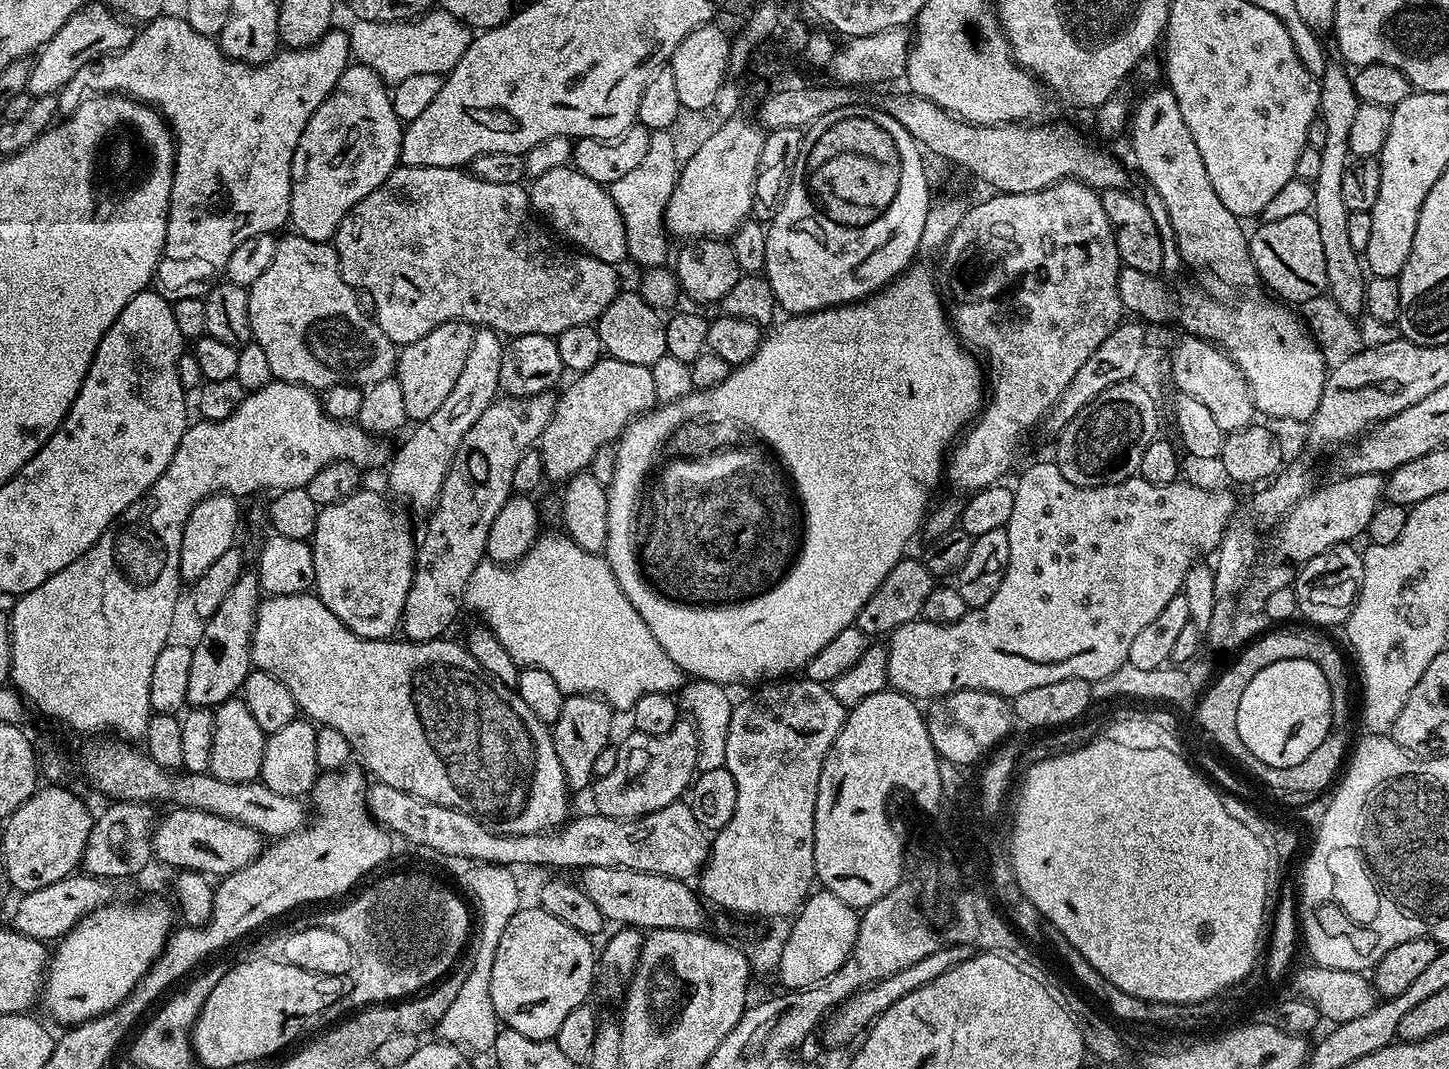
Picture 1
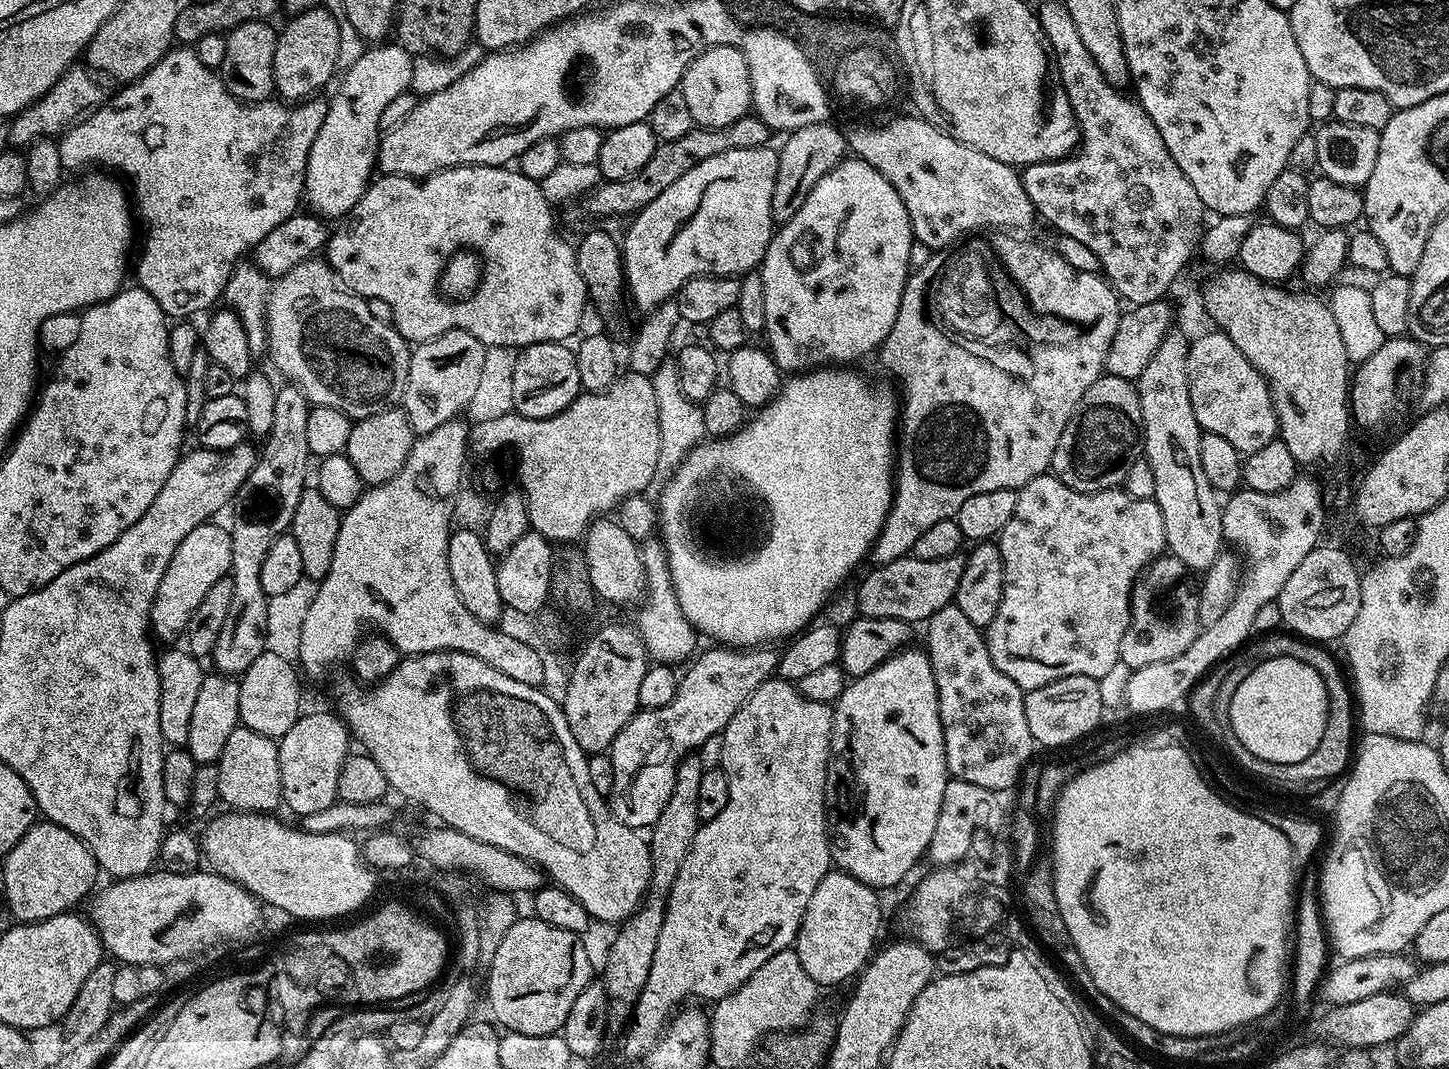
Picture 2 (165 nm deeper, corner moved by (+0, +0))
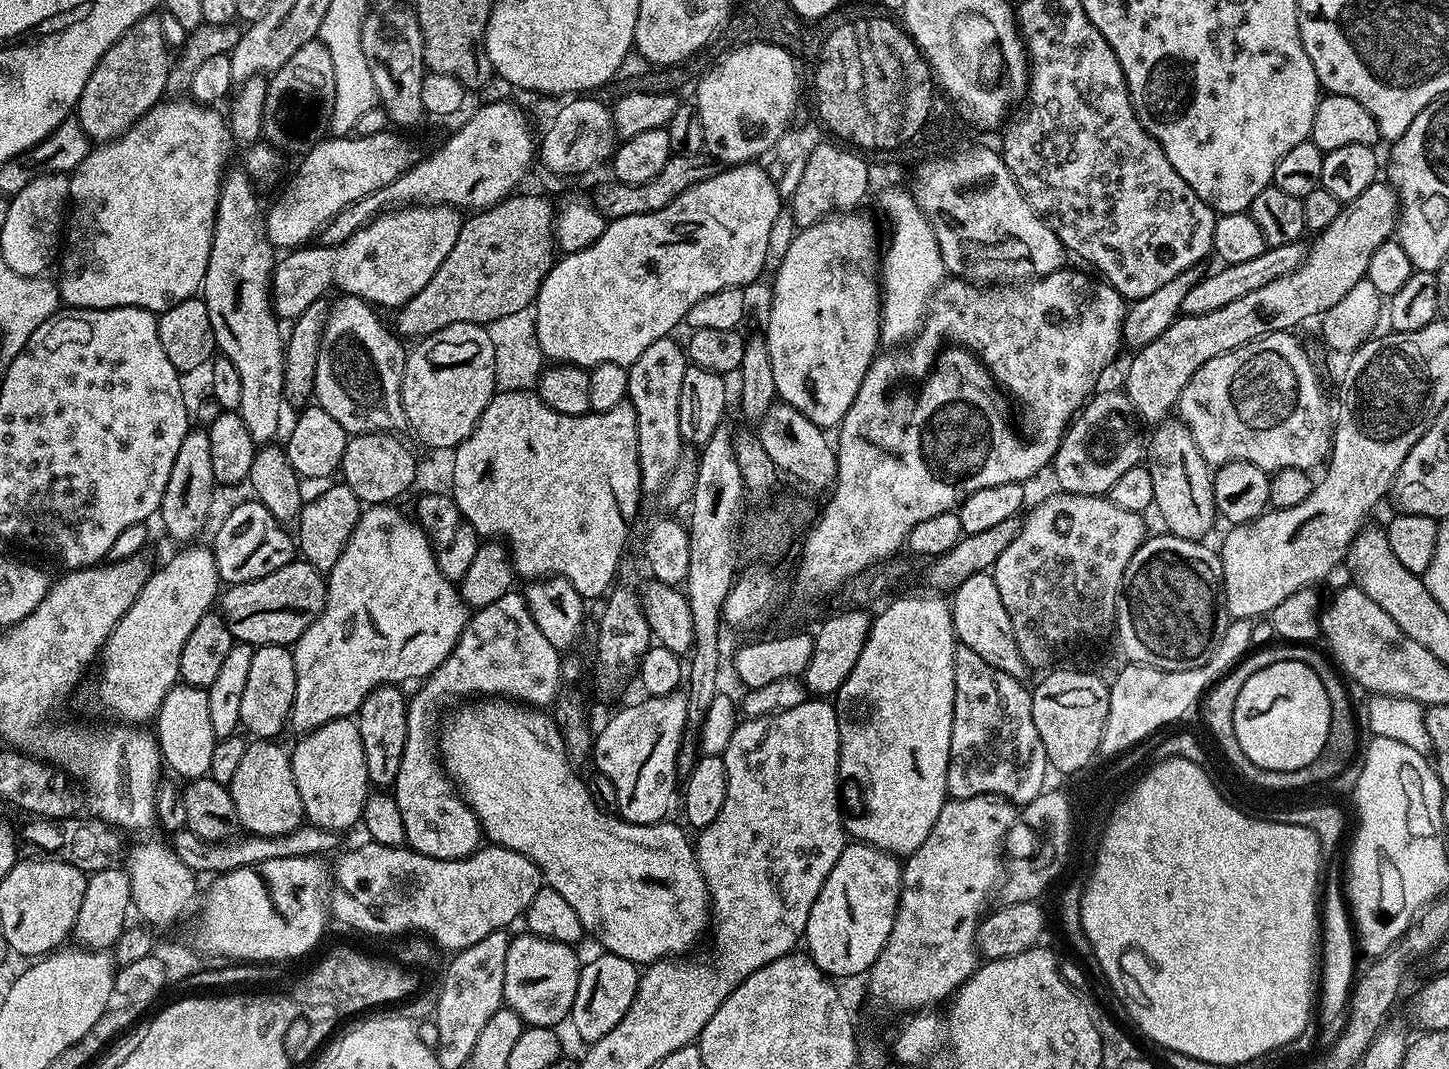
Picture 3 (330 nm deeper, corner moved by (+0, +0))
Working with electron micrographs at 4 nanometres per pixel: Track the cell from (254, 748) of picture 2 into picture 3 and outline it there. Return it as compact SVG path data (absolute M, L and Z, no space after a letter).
M253 739L230 785L239 827L254 836L281 836L298 830L305 823L302 794L294 782L292 757L272 740Z

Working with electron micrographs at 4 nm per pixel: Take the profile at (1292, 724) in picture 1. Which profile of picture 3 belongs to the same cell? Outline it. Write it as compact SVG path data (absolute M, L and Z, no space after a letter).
M1298 661L1275 662L1246 678L1234 704L1233 724L1242 751L1254 766L1274 771L1297 771L1318 759L1326 746L1330 733L1330 703L1321 679L1310 666Z

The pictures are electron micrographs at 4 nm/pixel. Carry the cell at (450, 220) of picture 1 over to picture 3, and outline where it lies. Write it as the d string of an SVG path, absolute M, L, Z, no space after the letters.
M414 204L380 213L366 226L362 226L362 230L346 238L346 242L342 242L336 248L301 246L289 251L277 259L272 270L272 310L281 321L295 321L296 317L301 316L306 310L306 306L310 306L325 295L324 291L332 283L341 288L341 293L357 296L359 300L367 300L369 304L381 309L384 307L397 310L410 302L418 294L418 290L422 290L422 286L430 282L430 278L434 278L434 270L442 266L442 258L446 258L446 254L458 238L461 223L461 213L446 204Z

